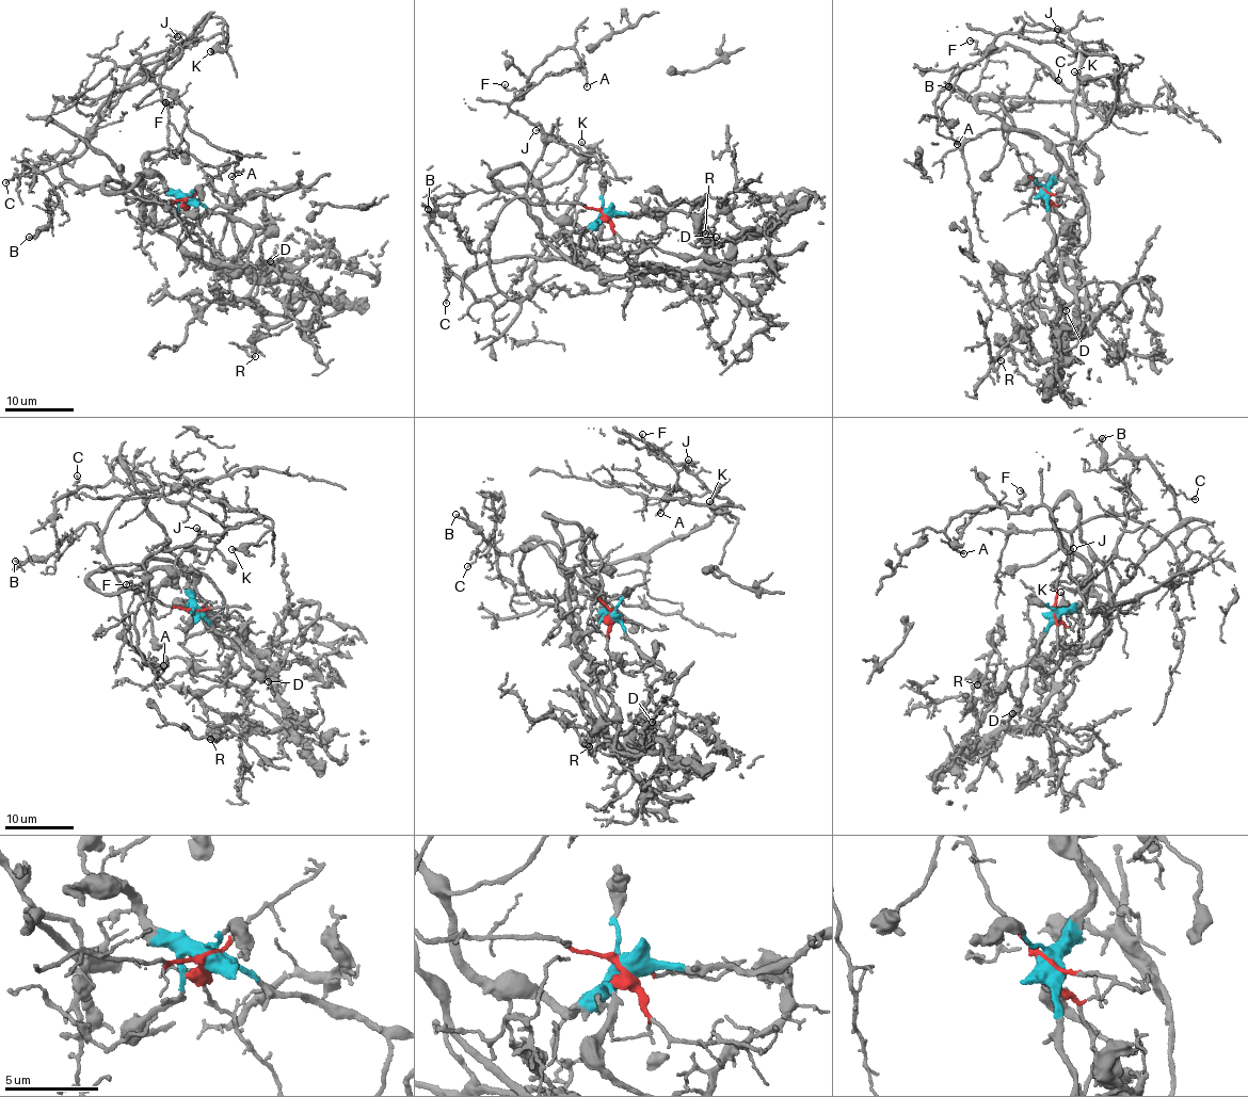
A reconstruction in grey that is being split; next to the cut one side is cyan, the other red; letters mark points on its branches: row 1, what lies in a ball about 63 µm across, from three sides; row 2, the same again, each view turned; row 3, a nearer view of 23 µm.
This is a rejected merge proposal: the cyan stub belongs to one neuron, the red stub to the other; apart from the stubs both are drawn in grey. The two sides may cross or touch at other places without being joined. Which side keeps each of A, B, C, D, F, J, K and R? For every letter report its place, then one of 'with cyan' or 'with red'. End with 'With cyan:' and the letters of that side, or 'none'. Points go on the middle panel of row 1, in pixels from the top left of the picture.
A: at (587, 86); with red
B: at (428, 209); with red
C: at (446, 303); with red
D: at (716, 237); with cyan
F: at (505, 84); with red
J: at (536, 130); with red
K: at (581, 142); with red
R: at (705, 234); with cyan
With cyan: D, R

